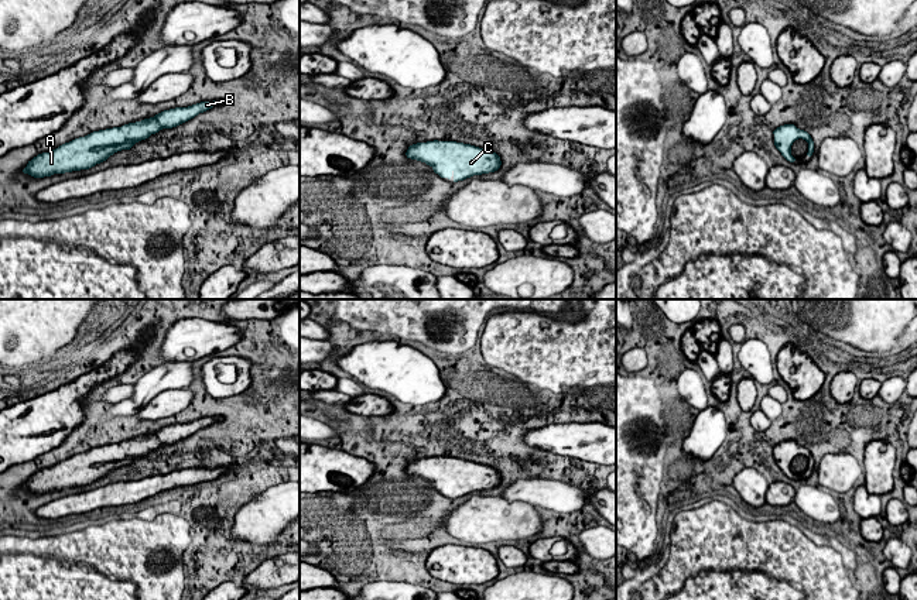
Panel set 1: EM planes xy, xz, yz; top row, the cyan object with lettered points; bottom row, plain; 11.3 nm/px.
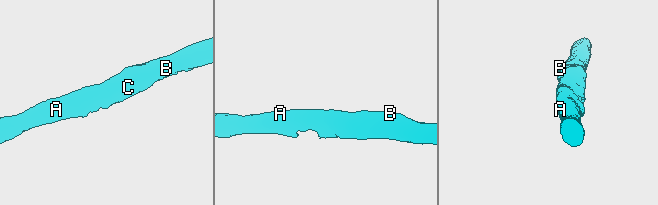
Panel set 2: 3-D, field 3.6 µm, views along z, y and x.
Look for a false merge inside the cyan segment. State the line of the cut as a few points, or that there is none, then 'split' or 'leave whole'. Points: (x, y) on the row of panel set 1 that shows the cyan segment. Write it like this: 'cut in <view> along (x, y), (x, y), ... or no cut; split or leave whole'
no cut; leave whole

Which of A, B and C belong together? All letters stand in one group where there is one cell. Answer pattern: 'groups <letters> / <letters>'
groups A B C

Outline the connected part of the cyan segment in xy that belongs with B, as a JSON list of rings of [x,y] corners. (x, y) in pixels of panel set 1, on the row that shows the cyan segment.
[[[223,100],[201,102],[188,107],[164,110],[154,117],[129,123],[122,127],[93,131],[85,137],[75,138],[58,148],[38,154],[23,169],[34,178],[51,176],[72,171],[89,169],[106,161],[122,150],[130,150],[136,143],[148,138],[162,128],[177,127],[199,113],[212,109]]]

